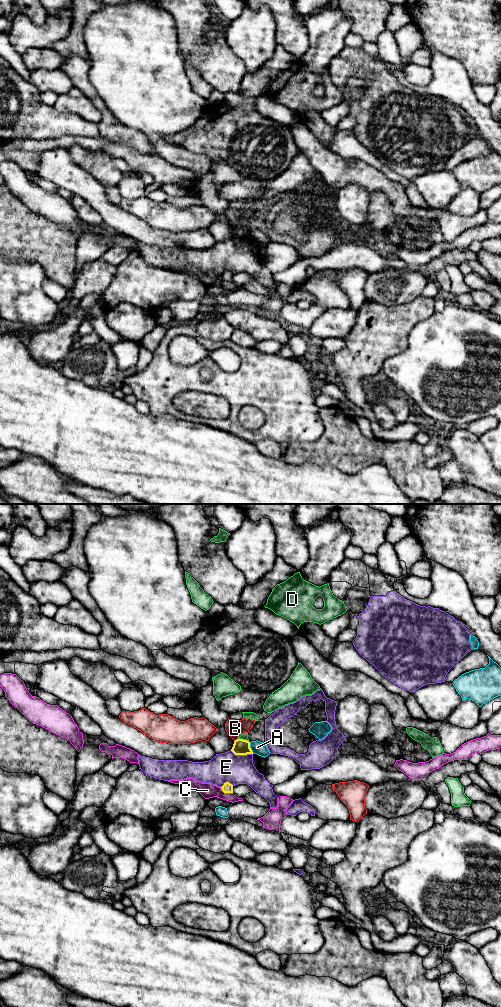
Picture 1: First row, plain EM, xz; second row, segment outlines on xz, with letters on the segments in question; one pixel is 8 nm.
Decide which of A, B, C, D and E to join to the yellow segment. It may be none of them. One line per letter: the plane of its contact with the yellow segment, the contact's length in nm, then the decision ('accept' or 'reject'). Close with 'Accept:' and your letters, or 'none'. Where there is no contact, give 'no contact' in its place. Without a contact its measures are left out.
A: meets yellow in xz; contact 90 nm long; reject
B: meets yellow in xz; contact 40 nm long; reject
C: meets yellow in xz; contact 120 nm long; reject
D: meets yellow in xz; contact 90 nm long; reject
E: meets yellow in xz; contact 190 nm long; reject
Accept: none

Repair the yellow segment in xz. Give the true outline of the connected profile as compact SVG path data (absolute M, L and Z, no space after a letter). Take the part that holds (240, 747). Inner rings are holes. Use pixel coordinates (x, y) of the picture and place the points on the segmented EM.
M243 739L235 740L231 751L235 755L253 754L252 750L250 748L250 742L247 740L243 740Z

